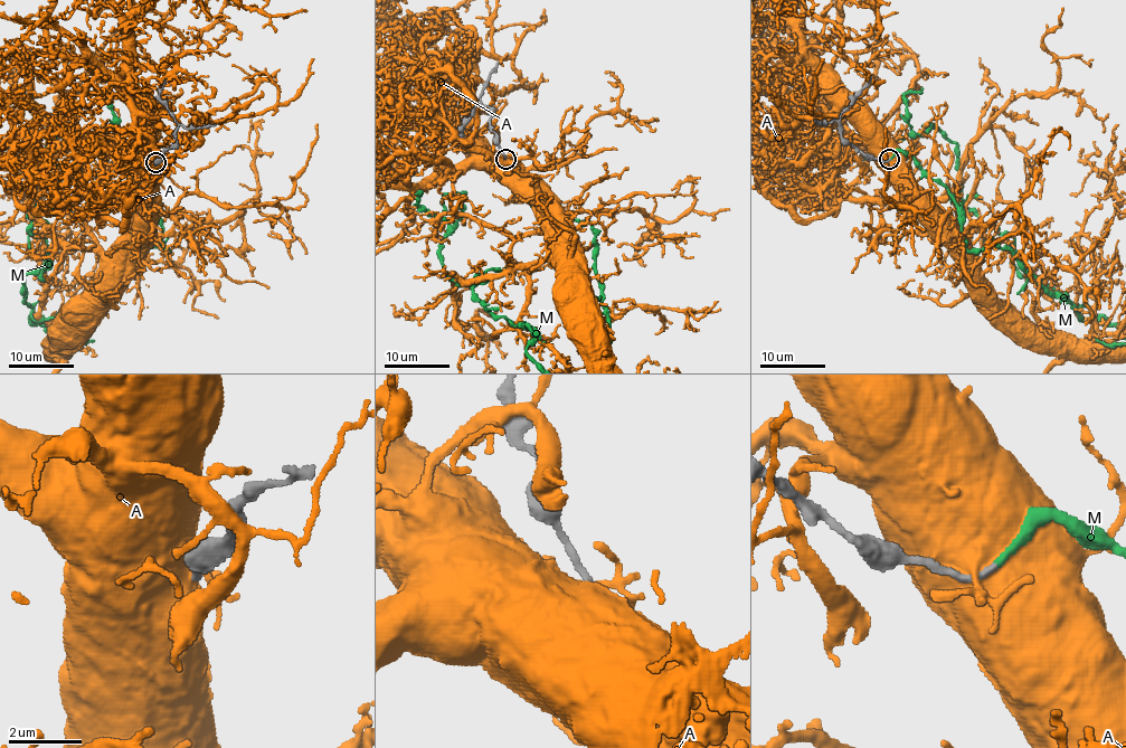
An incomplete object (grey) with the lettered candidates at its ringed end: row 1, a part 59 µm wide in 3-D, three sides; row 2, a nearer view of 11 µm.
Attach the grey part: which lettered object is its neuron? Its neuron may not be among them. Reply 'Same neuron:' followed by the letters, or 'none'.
Same neuron: M

